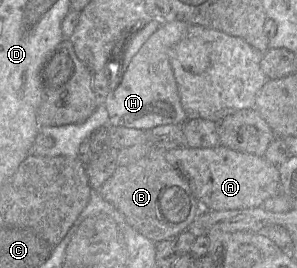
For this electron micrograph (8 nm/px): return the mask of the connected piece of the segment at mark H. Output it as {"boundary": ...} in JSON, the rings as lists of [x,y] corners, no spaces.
{"boundary":[[[171,16],[132,58],[118,84],[102,100],[108,111],[110,126],[151,130],[159,125],[182,125],[187,120],[170,63],[170,52],[185,37],[189,26],[187,22]]]}

